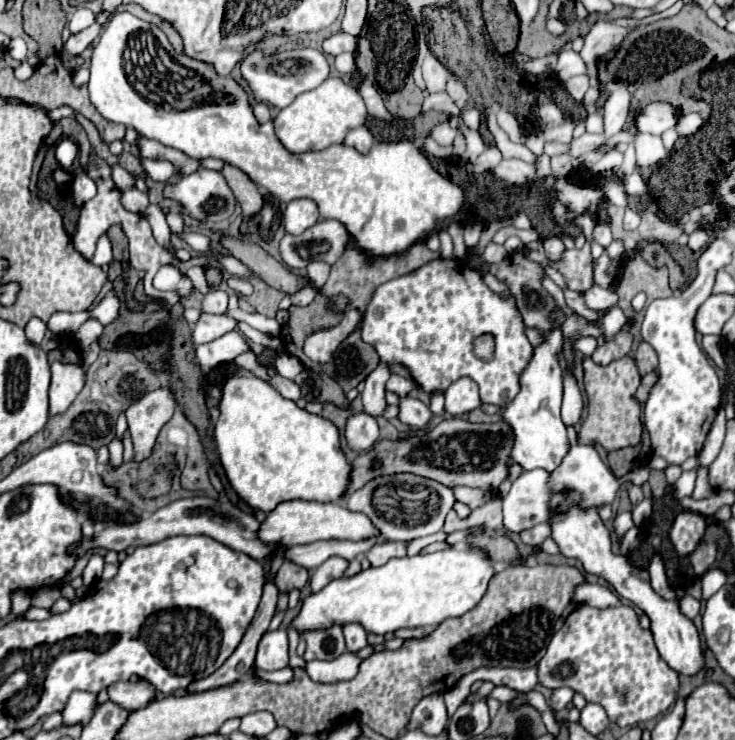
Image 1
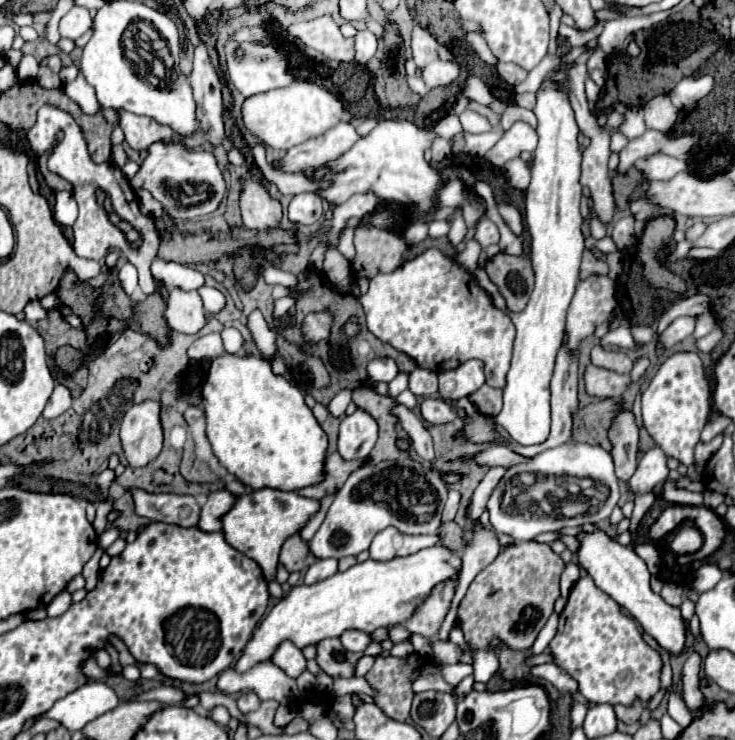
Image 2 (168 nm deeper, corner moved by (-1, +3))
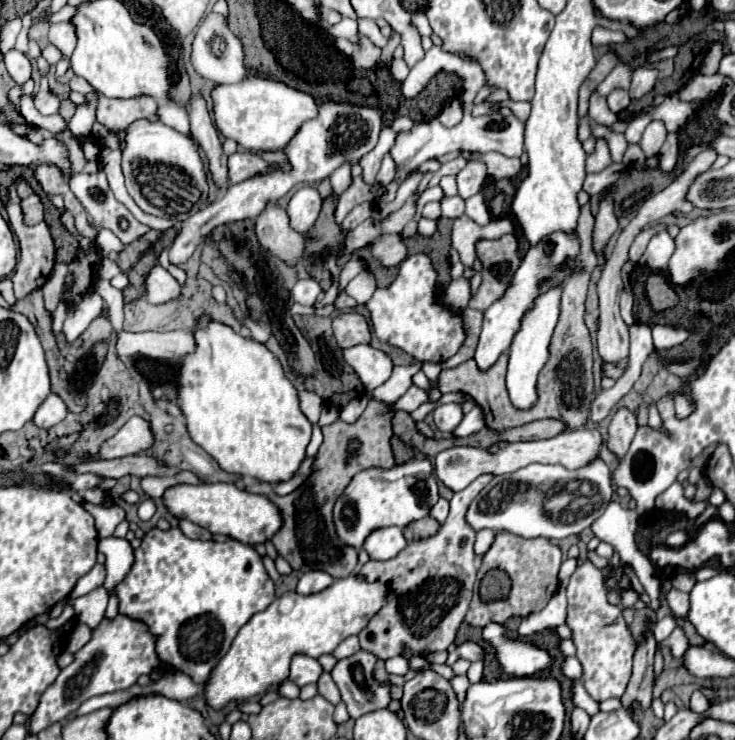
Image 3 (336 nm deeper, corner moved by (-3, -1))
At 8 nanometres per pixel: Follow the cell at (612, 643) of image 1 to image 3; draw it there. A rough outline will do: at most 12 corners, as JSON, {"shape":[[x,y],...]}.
{"shape":[[589,560],[567,586],[583,686],[621,698],[635,638]]}

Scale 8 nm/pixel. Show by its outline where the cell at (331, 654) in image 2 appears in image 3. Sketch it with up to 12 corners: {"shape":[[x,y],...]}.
{"shape":[[361,650],[331,672],[351,718],[383,710],[391,686]]}

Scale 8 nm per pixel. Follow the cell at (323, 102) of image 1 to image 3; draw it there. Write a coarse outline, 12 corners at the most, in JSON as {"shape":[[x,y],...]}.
{"shape":[[245,76],[211,90],[213,124],[245,150],[279,150],[317,102]]}

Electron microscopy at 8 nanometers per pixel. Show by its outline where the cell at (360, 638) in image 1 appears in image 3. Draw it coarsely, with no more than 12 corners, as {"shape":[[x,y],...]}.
{"shape":[[357,636],[345,638],[335,650],[337,660],[359,652]]}

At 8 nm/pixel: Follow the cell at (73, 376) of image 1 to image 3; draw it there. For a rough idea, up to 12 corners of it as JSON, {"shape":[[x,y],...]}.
{"shape":[[57,394],[45,398],[33,416],[39,428],[51,428],[67,416]]}

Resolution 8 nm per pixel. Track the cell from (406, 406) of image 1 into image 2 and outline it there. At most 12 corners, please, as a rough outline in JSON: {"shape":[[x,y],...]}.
{"shape":[[425,398],[421,416],[429,424],[455,418],[453,408],[441,398]]}

